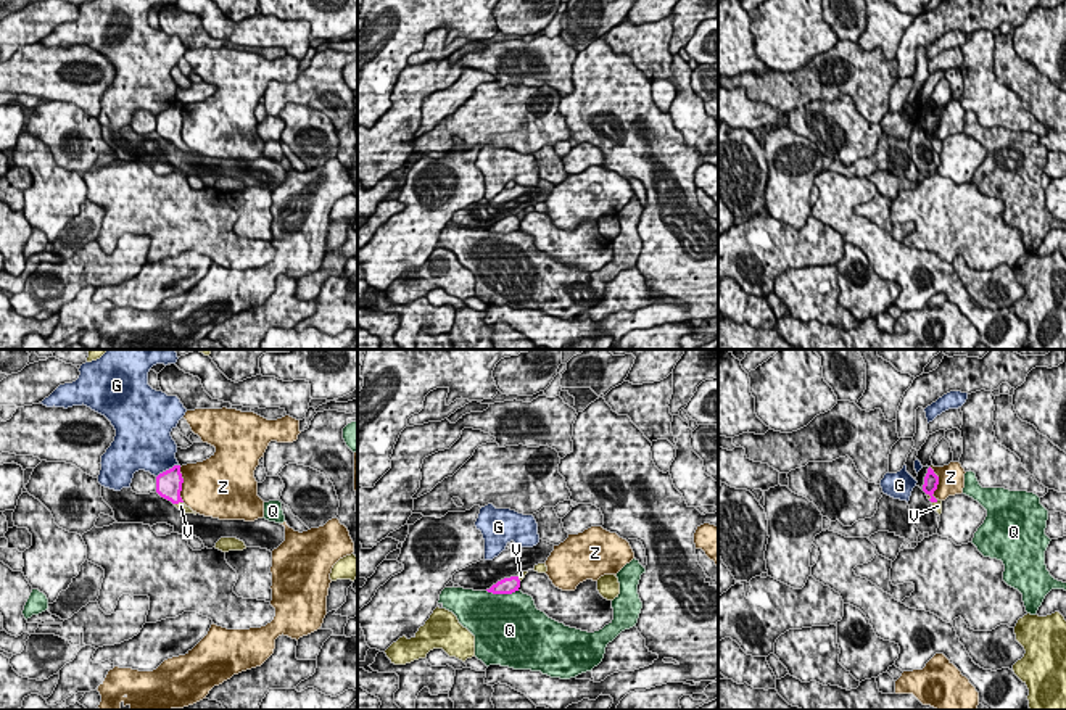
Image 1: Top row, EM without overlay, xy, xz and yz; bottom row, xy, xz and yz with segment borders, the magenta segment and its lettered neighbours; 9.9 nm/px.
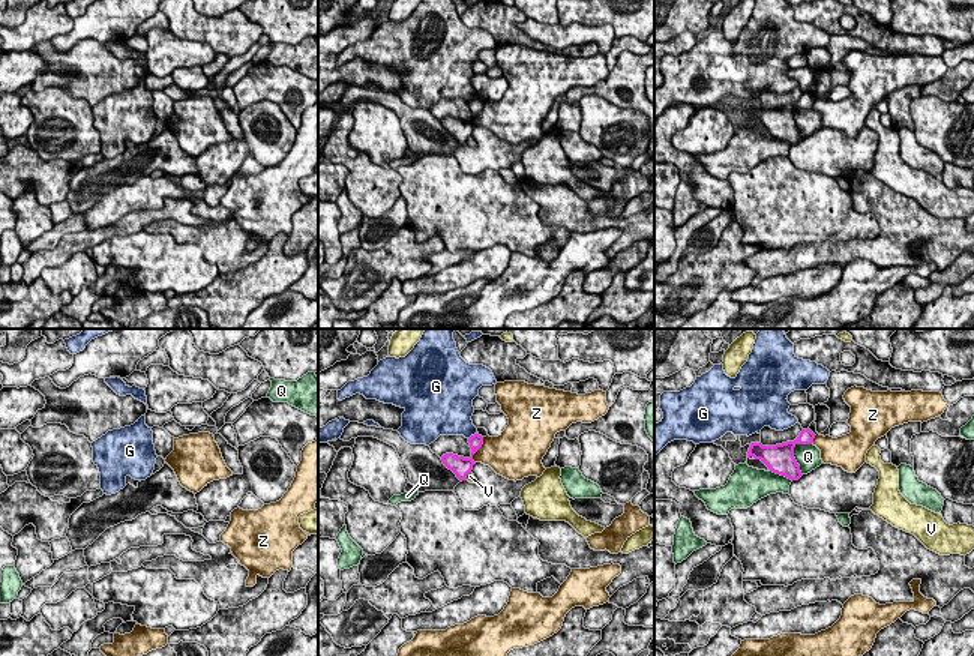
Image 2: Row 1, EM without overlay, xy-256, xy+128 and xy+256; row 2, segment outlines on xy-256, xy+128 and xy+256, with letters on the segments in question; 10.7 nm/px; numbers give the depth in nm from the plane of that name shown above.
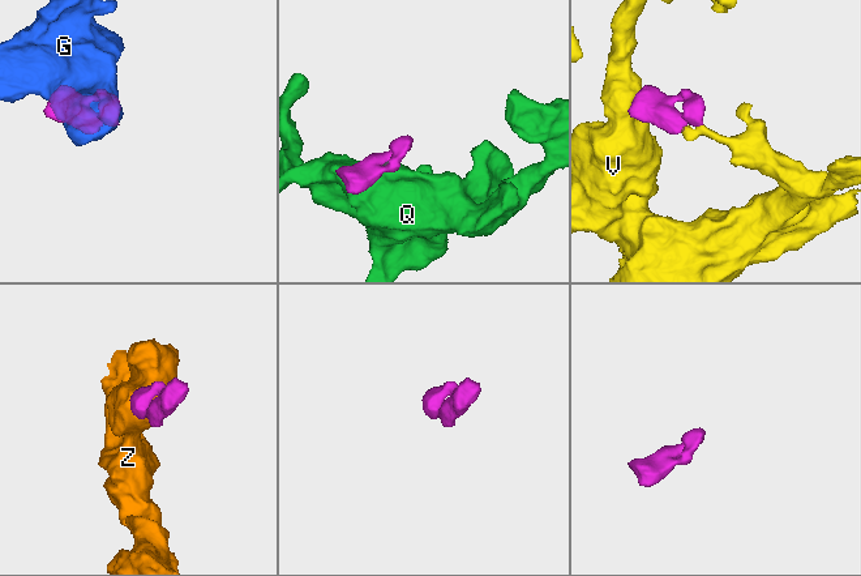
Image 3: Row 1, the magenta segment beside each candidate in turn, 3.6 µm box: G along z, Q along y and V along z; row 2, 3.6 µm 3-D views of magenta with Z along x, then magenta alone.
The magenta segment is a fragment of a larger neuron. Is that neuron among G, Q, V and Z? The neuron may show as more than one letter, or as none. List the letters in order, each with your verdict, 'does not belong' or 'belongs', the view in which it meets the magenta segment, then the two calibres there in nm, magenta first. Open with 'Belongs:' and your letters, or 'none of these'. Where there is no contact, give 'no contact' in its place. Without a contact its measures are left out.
Belongs: V
G: does not belong; contact in xy; calibres 260 and 440 nm
Q: does not belong; contact in xz; calibres 160 and 480 nm
V: belongs; contact in xy; calibres 260 and 90 nm
Z: does not belong; contact in yz; calibres 160 and 260 nm

